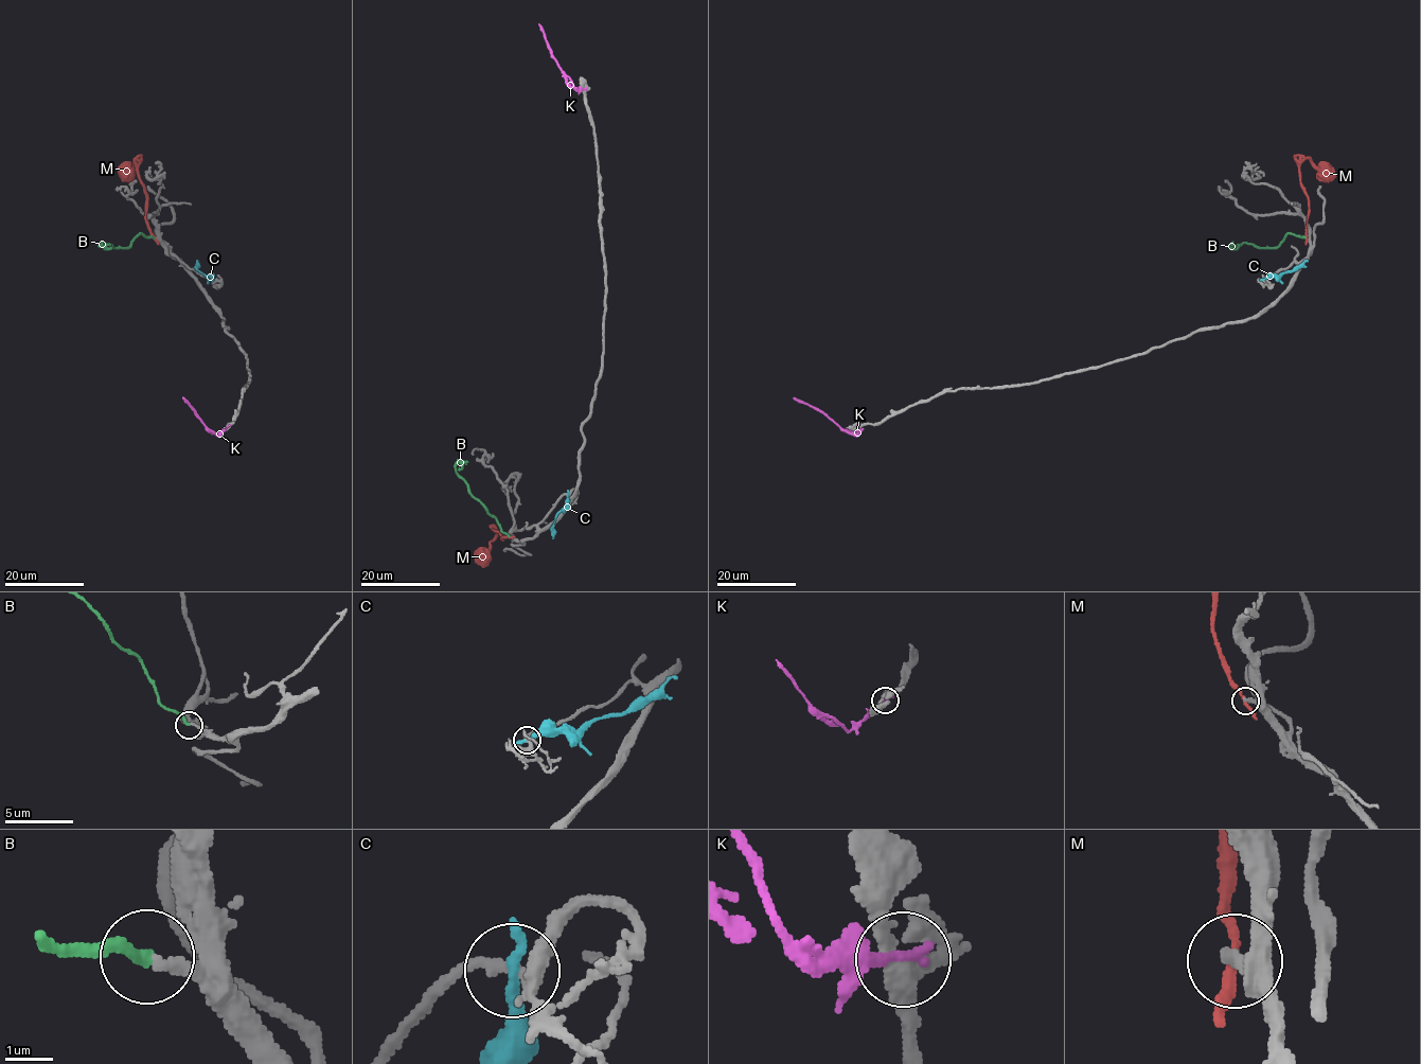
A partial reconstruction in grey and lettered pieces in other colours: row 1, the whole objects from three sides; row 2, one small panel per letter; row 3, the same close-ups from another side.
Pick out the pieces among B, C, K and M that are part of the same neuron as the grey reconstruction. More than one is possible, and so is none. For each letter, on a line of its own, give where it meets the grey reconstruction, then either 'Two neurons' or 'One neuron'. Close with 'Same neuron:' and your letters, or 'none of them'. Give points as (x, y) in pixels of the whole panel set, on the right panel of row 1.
B: Touches grey at (1307, 237). One neuron
C: Touches grey at (1263, 279). Two neurons
K: Touches grey at (858, 426). Two neurons
M: Touches grey at (1307, 238). Two neurons
Same neuron: B

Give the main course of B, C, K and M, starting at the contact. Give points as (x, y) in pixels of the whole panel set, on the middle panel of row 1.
B: (510, 537), (473, 496), (456, 471), (456, 464), (460, 461), (462, 466), (459, 467)
C: (568, 495), (567, 506), (556, 515), (553, 538)
K: (584, 89), (576, 89), (572, 85), (552, 53), (538, 23)
M: (511, 537), (502, 539), (498, 531), (493, 530), (496, 535), (489, 550), (475, 563)

